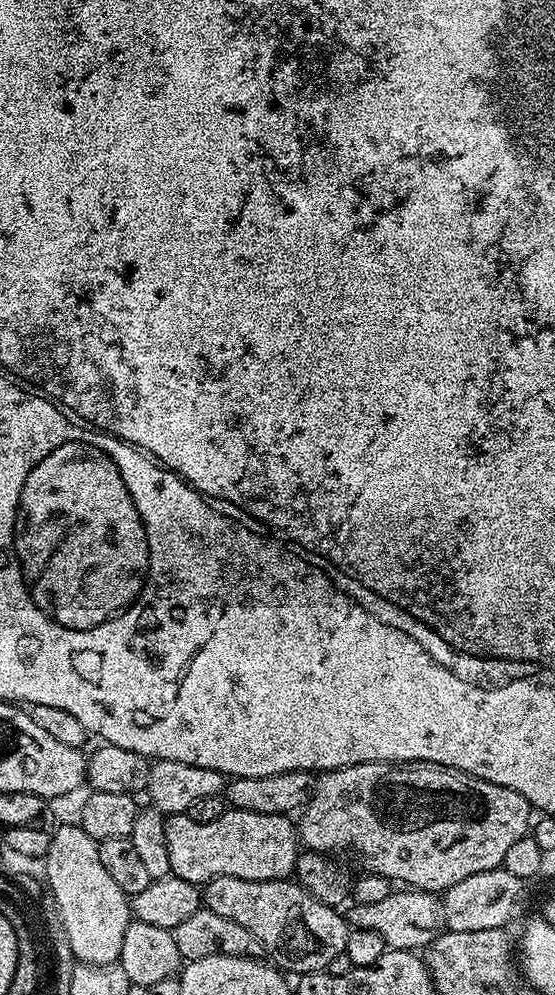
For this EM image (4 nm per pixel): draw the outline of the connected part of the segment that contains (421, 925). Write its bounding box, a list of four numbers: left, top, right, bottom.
[346,890,442,952]

